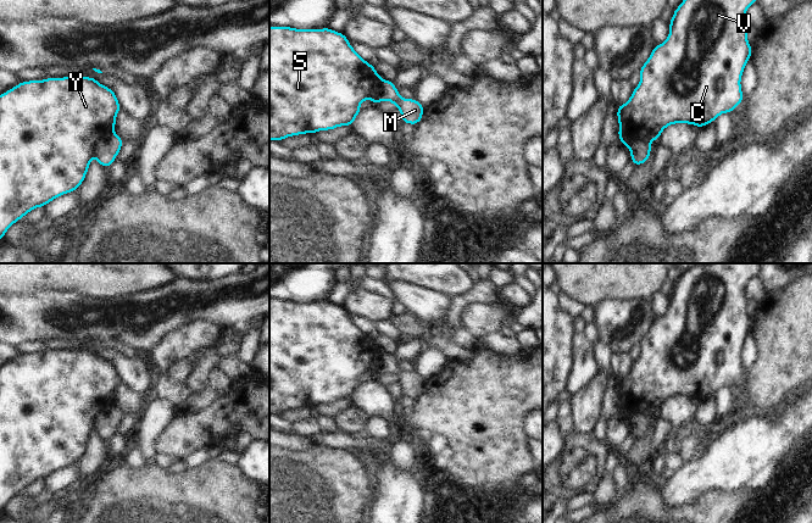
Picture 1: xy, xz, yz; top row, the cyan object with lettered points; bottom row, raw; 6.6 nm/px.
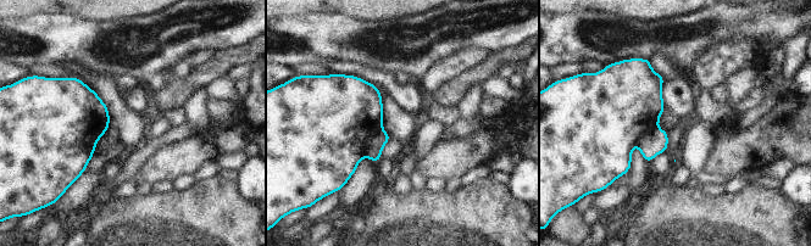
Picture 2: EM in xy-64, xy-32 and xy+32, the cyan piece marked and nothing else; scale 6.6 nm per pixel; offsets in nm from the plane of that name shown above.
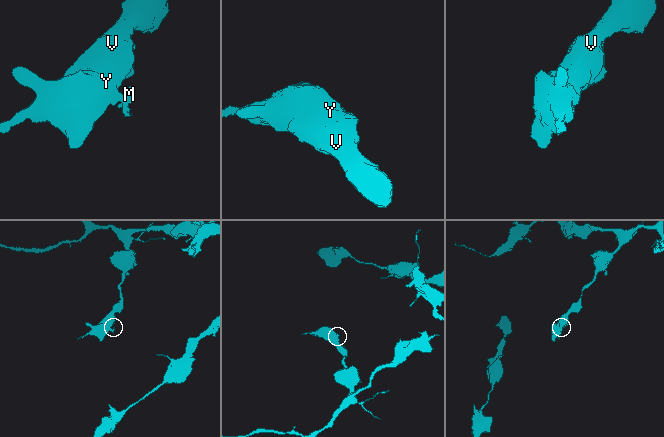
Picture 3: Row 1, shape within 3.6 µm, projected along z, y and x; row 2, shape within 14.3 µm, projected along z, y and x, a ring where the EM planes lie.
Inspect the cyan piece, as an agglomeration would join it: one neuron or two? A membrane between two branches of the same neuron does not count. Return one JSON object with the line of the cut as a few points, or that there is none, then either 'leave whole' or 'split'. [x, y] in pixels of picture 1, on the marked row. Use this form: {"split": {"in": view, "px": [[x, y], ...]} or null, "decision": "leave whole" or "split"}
{"split": {"in": "xy", "px": [[112, 132], [98, 142], [94, 155]]}, "decision": "split"}

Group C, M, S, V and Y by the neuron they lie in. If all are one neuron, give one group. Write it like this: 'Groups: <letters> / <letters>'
Groups: C S V Y / M

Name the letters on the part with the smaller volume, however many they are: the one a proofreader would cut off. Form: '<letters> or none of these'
M

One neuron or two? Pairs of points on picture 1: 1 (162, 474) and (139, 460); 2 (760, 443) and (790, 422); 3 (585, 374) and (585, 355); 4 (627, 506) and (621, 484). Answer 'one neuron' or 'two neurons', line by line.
1: one neuron
2: one neuron
3: one neuron
4: two neurons

